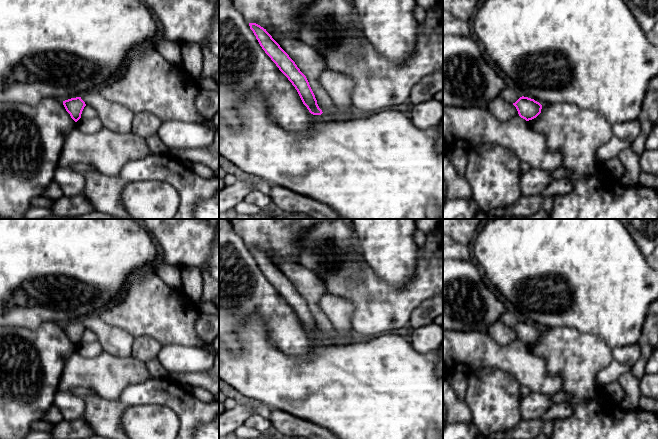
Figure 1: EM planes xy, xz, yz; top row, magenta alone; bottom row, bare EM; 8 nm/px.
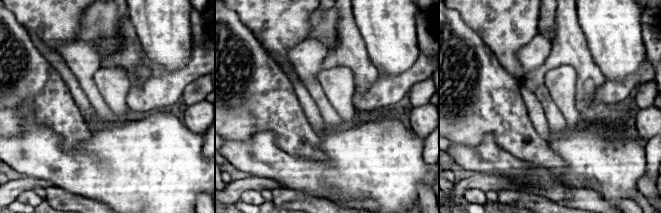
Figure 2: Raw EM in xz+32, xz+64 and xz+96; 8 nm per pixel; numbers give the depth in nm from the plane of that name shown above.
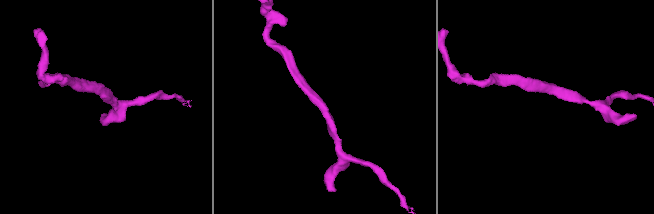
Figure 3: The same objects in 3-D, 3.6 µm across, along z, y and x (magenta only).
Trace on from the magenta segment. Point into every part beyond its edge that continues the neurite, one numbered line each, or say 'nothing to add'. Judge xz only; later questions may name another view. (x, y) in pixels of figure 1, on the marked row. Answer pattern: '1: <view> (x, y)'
nothing to add

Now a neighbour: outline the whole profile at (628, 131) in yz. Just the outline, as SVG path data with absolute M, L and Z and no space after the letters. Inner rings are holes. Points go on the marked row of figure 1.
M638 119L615 123L612 125L612 132L613 136L631 145L641 132L641 124Z

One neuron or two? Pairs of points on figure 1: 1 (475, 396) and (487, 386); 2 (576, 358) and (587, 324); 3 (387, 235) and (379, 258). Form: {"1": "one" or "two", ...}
{"1": "one", "2": "two", "3": "one"}

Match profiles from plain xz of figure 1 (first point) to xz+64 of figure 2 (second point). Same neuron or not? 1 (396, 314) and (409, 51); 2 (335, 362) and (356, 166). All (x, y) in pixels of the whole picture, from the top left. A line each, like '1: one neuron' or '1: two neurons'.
1: two neurons
2: one neuron

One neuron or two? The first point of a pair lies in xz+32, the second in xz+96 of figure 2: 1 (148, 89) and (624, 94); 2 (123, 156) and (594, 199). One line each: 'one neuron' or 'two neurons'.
1: one neuron
2: two neurons

